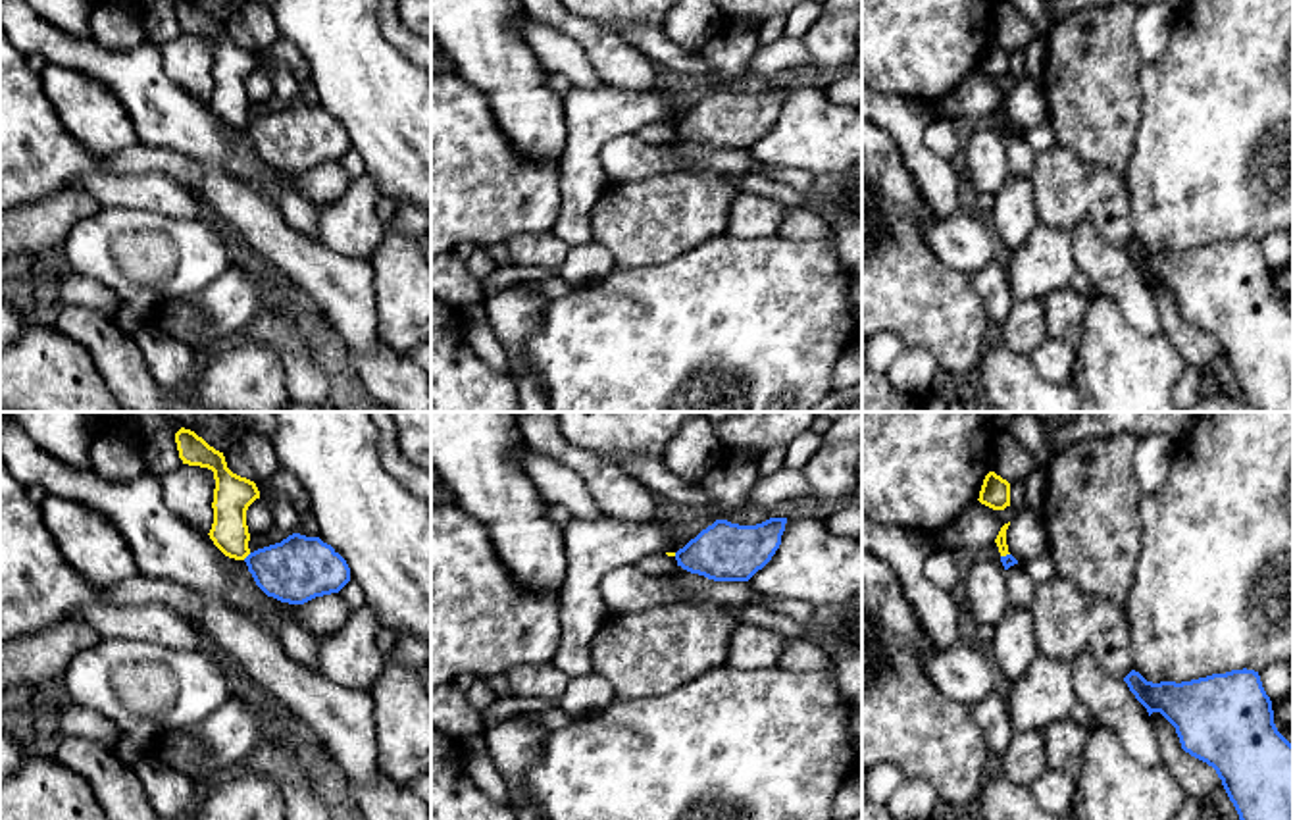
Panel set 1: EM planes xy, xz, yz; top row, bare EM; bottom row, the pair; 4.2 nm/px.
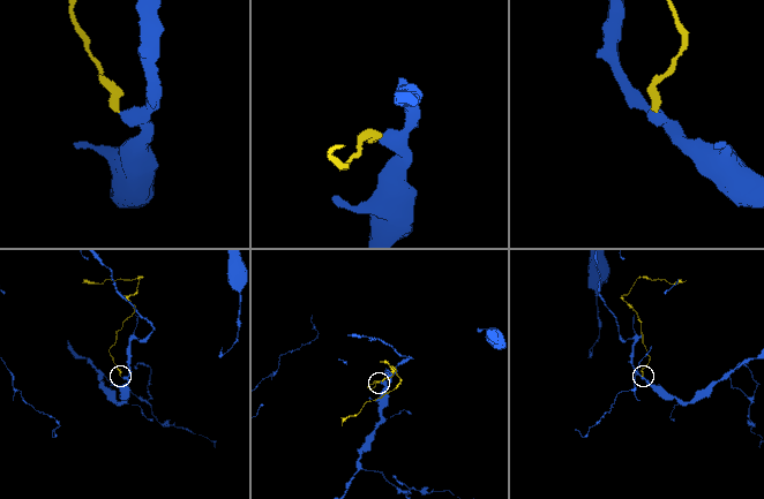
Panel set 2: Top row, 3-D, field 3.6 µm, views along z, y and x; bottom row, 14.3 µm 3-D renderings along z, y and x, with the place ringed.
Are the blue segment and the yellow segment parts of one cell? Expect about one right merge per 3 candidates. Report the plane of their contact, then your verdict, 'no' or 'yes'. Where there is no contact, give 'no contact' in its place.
xy | no

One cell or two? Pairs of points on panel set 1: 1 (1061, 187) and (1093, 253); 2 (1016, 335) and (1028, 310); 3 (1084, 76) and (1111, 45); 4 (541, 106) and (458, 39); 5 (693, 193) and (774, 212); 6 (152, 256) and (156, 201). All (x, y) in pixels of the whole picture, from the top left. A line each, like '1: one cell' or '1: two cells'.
1: two cells
2: one cell
3: one cell
4: one cell
5: two cells
6: two cells

